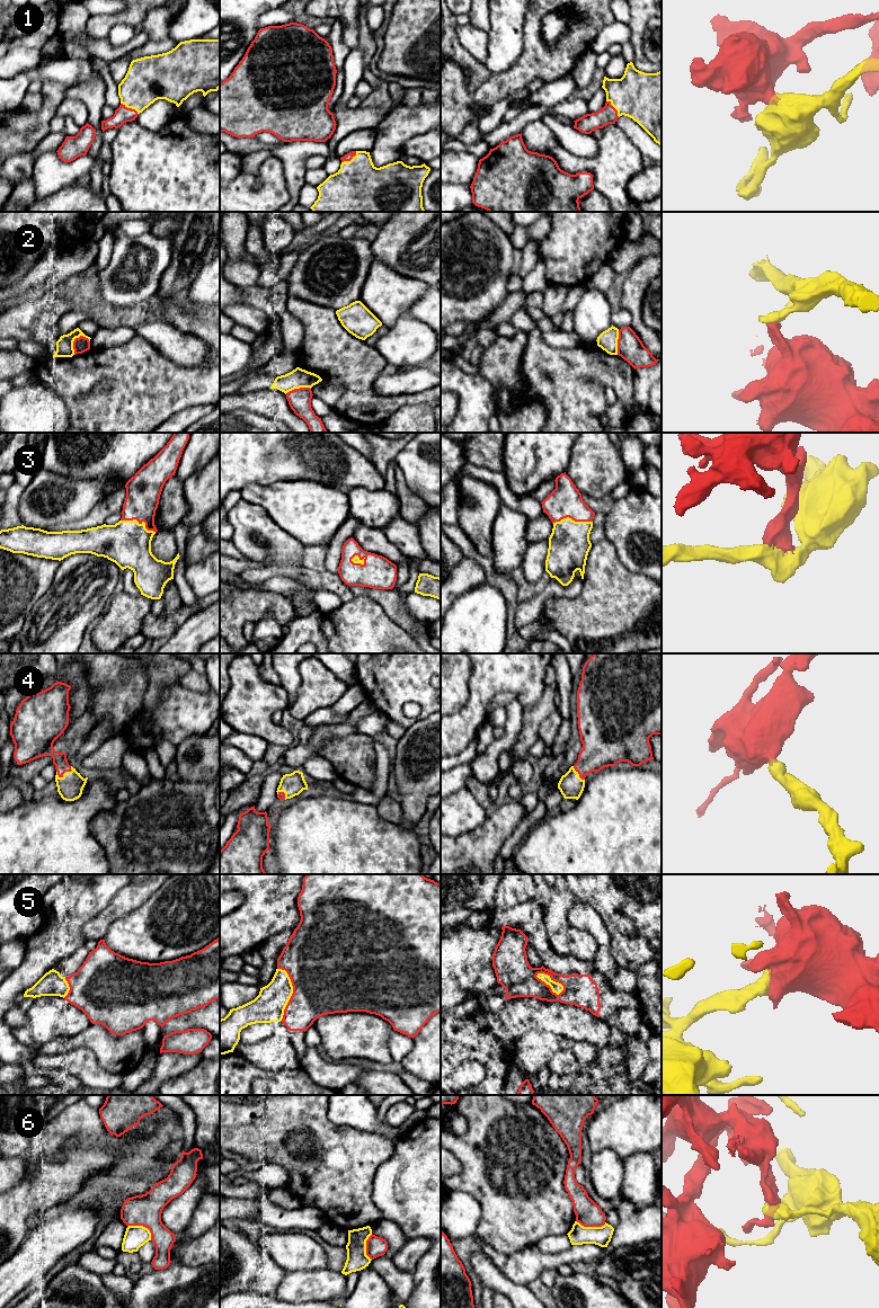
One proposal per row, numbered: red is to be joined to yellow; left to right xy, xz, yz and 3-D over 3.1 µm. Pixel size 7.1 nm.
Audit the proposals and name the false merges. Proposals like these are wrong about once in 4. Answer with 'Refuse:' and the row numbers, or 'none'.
Refuse: 2, 6

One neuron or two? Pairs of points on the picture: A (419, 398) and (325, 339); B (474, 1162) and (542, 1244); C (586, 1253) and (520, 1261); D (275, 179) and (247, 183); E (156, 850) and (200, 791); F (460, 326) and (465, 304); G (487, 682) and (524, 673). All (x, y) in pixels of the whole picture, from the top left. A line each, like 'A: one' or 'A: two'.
A: one
B: two
C: one
D: one
E: one
F: two
G: one

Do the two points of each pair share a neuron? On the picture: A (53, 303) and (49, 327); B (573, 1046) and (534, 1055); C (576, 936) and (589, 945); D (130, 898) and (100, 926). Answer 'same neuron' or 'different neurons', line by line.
A: same neuron
B: same neuron
C: same neuron
D: same neuron

